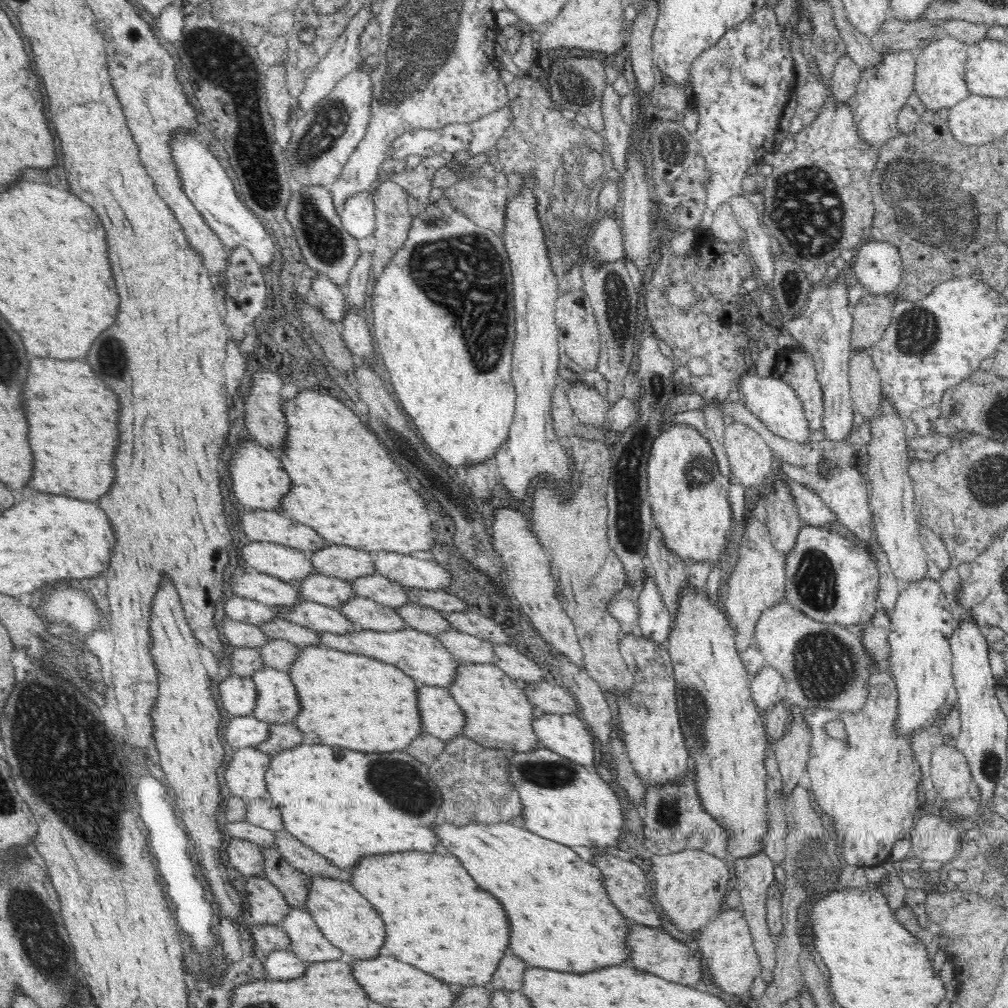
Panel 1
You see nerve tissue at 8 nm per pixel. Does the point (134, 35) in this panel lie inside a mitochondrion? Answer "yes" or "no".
no

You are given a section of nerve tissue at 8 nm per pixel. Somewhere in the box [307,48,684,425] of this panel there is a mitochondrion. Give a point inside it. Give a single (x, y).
(482, 322)

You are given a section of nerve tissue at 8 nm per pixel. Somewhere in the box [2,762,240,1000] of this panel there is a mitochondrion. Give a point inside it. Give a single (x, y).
(32, 919)

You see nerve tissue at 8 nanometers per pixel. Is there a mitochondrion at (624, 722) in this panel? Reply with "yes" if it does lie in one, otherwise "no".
no

